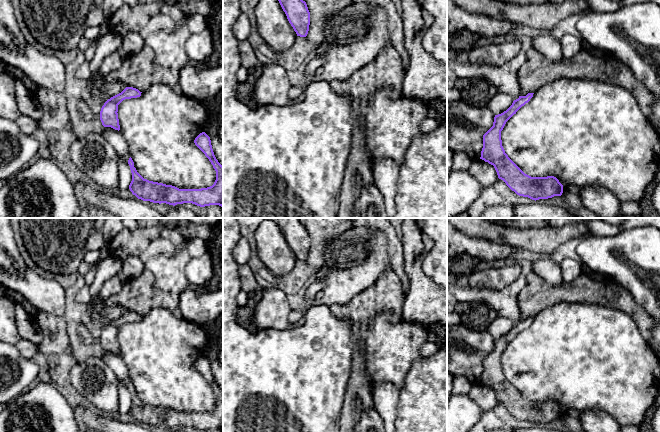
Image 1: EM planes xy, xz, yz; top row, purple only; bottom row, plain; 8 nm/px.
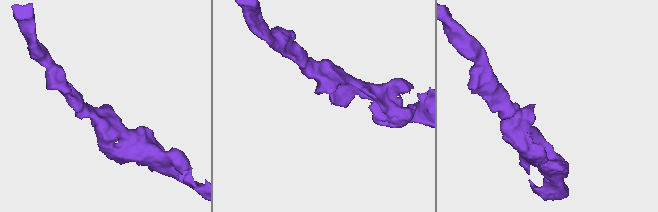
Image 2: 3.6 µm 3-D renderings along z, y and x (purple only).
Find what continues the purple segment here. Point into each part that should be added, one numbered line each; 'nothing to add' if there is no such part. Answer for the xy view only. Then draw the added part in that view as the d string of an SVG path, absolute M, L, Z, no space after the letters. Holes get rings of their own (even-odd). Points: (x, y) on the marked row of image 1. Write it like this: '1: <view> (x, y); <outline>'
nothing to add

